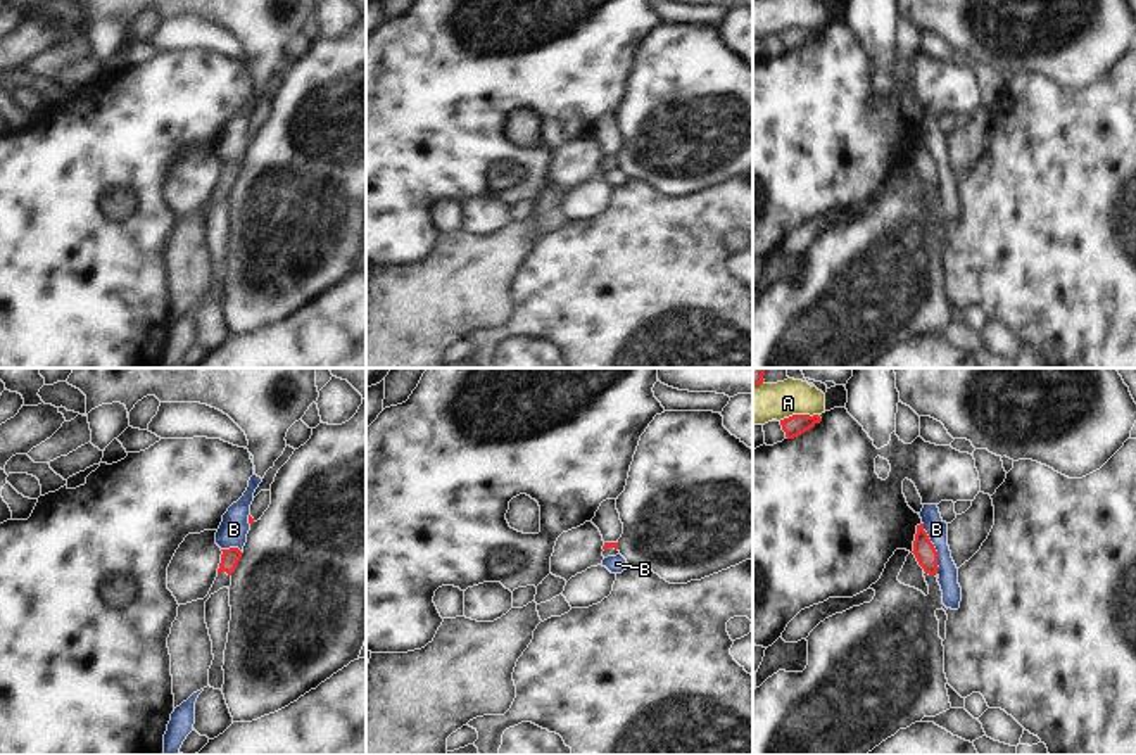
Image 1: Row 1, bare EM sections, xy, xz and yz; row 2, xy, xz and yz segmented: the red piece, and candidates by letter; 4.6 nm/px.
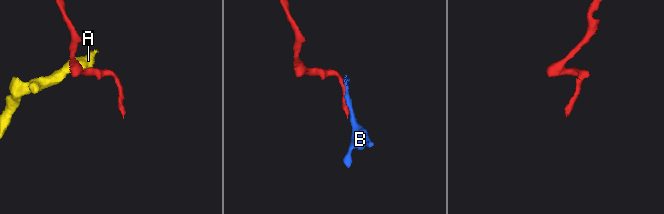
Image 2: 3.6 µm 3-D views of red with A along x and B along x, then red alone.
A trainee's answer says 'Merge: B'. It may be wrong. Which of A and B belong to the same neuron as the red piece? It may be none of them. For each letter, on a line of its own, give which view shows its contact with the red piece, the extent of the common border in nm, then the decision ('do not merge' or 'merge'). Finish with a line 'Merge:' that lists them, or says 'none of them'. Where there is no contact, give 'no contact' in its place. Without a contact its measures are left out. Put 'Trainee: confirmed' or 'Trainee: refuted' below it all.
A: meets red in yz; contact 190 nm long; do not merge
B: meets red in yz; contact 260 nm long; do not merge
Merge: none of them
Trainee: refuted

